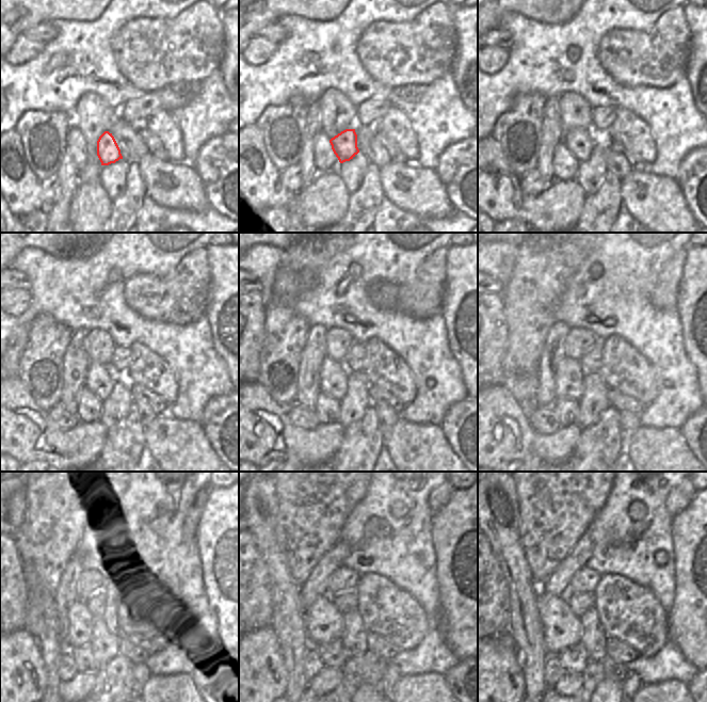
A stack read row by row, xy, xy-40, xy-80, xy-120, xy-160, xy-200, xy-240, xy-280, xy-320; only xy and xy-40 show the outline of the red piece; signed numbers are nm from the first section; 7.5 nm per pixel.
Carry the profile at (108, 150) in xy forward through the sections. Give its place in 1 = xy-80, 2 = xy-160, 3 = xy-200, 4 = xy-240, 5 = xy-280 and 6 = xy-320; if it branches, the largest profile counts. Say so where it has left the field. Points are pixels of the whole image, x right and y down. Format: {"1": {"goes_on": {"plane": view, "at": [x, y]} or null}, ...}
{"1": {"goes_on": {"plane": "xy-80", "at": [580, 141]}}, "2": {"goes_on": {"plane": "xy-160", "at": [333, 378]}}, "3": {"goes_on": {"plane": "xy-200", "at": [568, 373]}}, "4": {"goes_on": {"plane": "xy-240", "at": [82, 613]}}, "5": {"goes_on": {"plane": "xy-280", "at": [323, 622]}}, "6": {"goes_on": {"plane": "xy-320", "at": [561, 628]}}}

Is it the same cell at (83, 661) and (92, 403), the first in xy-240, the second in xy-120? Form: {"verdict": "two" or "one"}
{"verdict": "one"}

